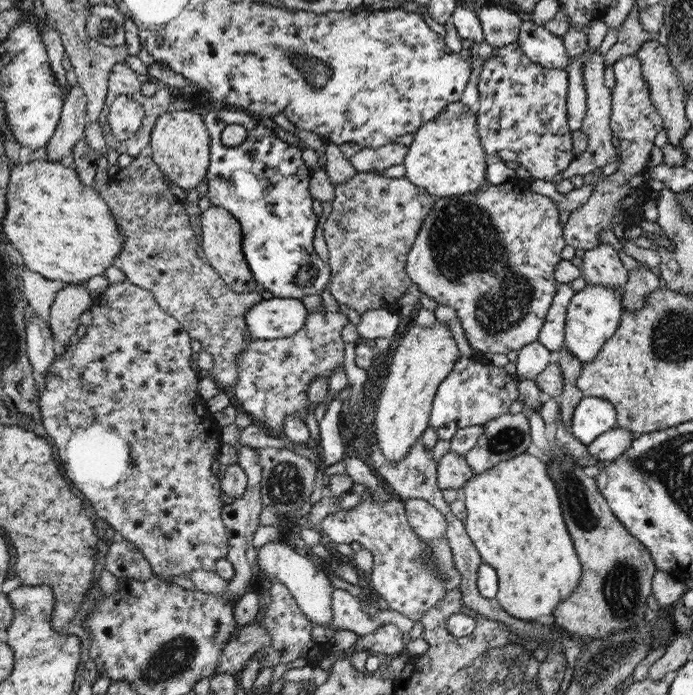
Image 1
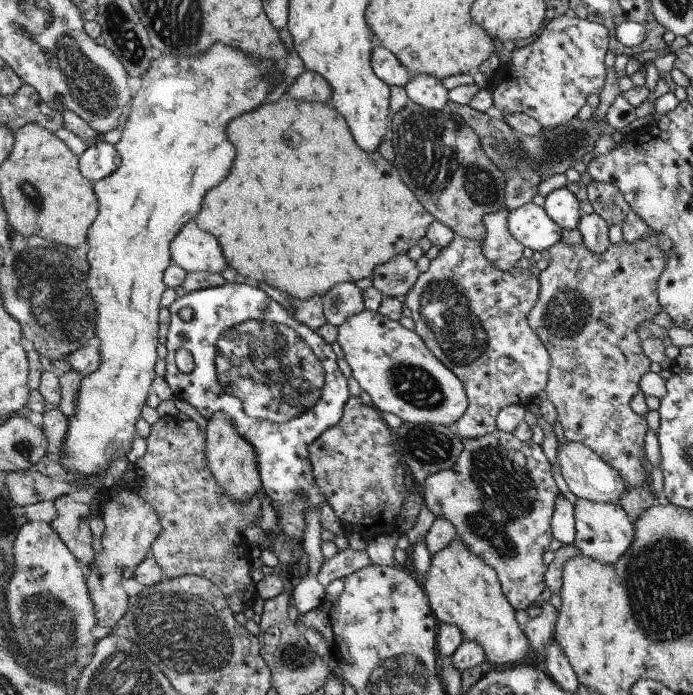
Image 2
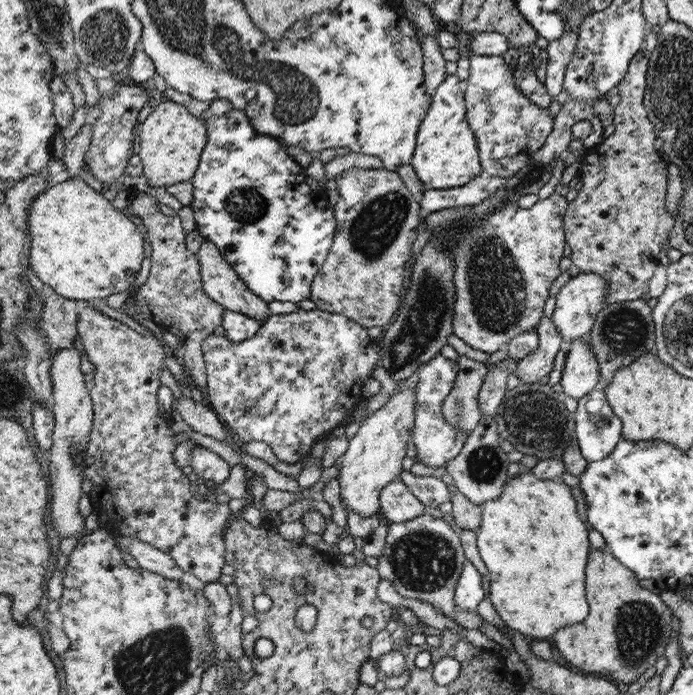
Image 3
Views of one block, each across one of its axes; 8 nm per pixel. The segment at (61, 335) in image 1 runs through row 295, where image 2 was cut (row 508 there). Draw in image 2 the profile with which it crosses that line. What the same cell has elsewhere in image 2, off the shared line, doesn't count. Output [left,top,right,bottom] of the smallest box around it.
[51,494,97,564]

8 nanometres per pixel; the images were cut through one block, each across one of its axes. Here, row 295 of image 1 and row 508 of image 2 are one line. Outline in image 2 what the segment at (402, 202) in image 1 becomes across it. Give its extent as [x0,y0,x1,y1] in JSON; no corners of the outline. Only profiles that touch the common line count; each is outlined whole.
[309,396,410,541]

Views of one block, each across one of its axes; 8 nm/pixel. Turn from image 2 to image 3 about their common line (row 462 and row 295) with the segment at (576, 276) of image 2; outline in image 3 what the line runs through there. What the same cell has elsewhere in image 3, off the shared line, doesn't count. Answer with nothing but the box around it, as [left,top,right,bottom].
[563,51,675,304]

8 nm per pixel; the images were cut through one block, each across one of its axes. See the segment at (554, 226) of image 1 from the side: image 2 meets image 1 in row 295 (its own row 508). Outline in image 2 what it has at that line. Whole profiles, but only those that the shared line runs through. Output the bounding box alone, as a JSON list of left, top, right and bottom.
[421,430,560,611]

